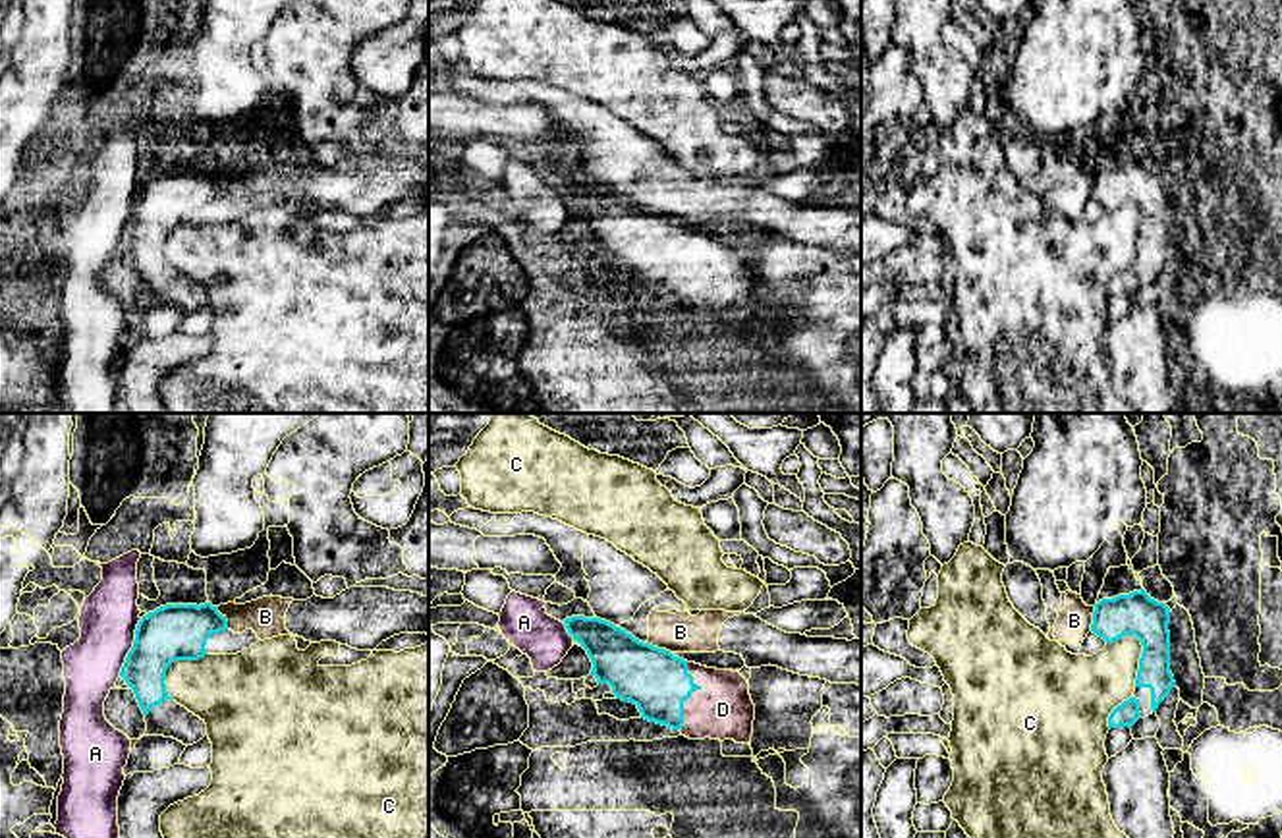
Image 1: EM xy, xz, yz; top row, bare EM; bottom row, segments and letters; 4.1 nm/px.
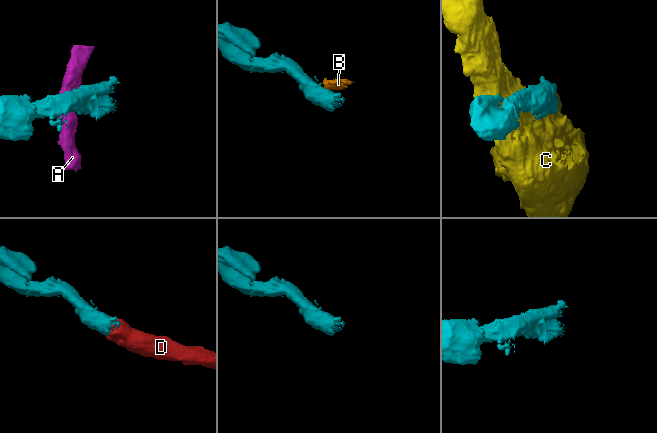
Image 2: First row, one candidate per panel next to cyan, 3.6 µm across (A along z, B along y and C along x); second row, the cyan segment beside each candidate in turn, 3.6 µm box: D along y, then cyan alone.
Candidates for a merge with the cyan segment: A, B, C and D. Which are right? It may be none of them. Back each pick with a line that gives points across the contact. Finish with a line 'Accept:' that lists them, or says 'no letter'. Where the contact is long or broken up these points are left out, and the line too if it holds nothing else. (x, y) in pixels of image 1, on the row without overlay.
Accept: D

